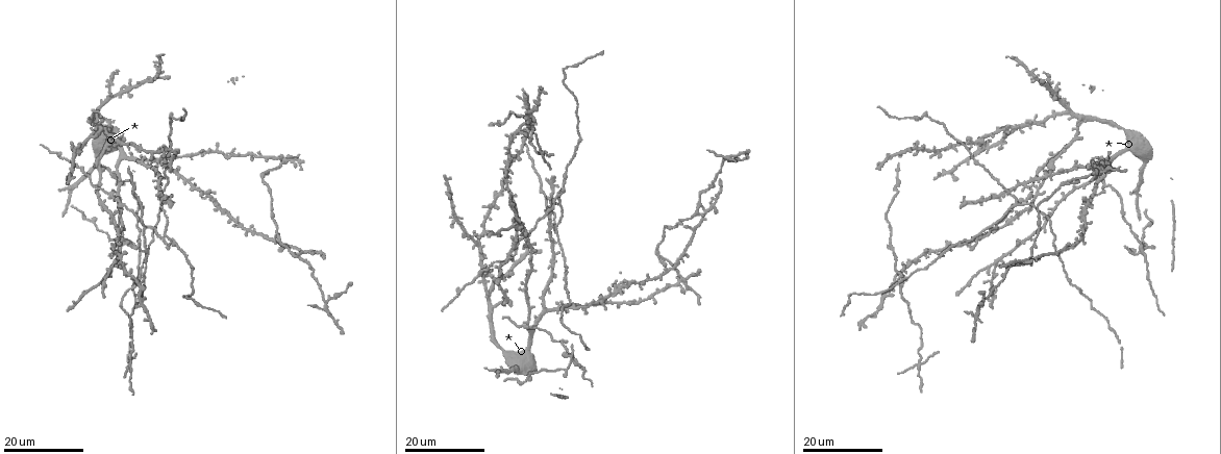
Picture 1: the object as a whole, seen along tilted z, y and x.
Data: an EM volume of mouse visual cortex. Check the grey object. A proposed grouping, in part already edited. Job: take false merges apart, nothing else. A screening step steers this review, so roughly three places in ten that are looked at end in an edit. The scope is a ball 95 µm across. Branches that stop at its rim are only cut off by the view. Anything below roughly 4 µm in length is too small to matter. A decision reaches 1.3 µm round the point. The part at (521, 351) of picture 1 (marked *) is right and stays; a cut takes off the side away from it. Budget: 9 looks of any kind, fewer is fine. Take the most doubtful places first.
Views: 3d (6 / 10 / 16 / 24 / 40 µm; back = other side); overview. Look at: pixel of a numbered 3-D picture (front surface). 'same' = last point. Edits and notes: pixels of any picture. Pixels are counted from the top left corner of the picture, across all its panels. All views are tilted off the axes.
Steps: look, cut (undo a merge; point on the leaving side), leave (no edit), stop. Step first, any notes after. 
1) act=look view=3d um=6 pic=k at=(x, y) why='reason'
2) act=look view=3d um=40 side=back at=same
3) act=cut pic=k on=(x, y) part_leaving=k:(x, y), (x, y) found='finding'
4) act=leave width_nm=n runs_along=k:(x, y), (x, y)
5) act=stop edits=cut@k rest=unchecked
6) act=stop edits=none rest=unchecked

act=look view=3d um=24 pic=1 at=(552, 226) why='four arms meet'

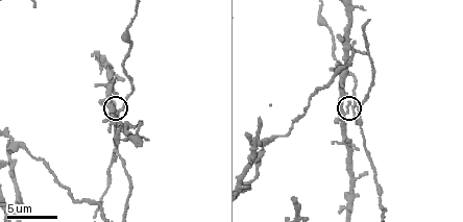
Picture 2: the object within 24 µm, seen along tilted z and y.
act=look view=3d um=10 pic=2 at=(349, 105) why='zoom in'

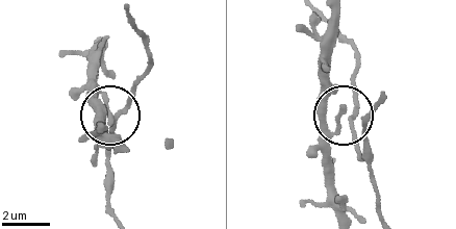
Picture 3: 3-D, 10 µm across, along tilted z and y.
act=leave arms=4 found='all the same neuron'

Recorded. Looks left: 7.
act=look view=3d um=16 pic=1 at=(523, 327)

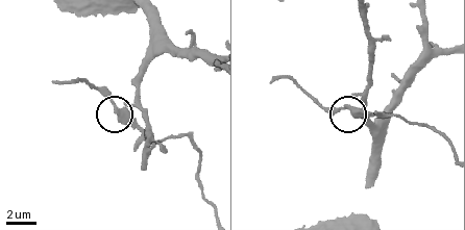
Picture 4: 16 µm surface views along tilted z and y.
act=look view=3d um=6 pic=4 at=(115, 108) why='zoom in'

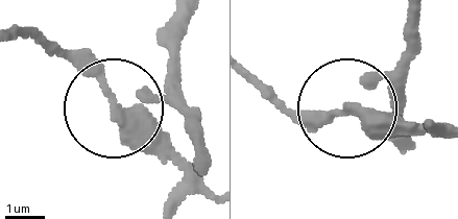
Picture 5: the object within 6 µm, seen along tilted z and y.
act=leave runs_along=5:(413, 142), (392, 94), (376, 84), (328, 115), (271, 97) found='continuous, no second neuron'

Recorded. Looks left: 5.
act=look view=3d um=24 pic=1 at=(288, 162) why='four or more arms meet'

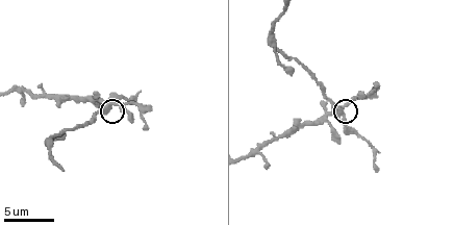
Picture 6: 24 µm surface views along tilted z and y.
act=look view=3d um=6 pic=6 at=(341, 112) why='closer look'

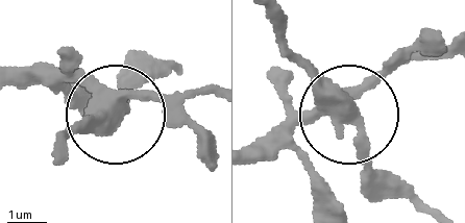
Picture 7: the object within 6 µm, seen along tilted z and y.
act=cut pic=7 on=(361, 157) arms=4 part_leaving=7:(335, 107), (284, 23) found='a second neuron is stuck on'

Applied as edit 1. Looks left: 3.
act=look view=overview

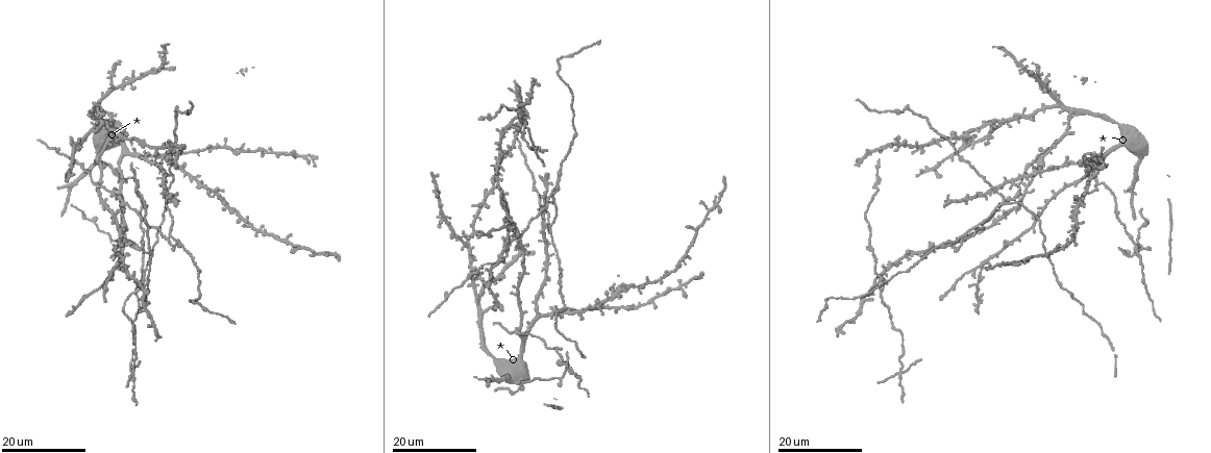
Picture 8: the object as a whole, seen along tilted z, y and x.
act=look view=3d um=16 pic=8 at=(568, 371) why='three arms meet'

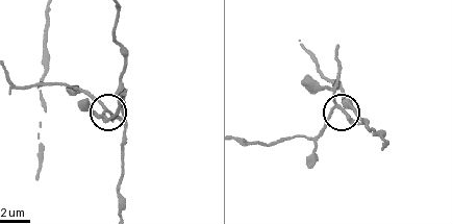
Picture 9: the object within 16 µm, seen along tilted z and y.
act=look view=3d um=10 pic=9 at=(350, 118)

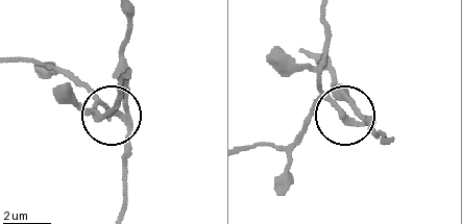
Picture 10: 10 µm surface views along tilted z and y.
act=cut pic=10 on=(106, 104) side_arm_um=19 part_leaving=10:(127, 122), (61, 70), (14, 63) found='two neurons meet here'

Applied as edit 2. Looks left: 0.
act=stop edits=cut@7,cut@10 rest=unchecked

